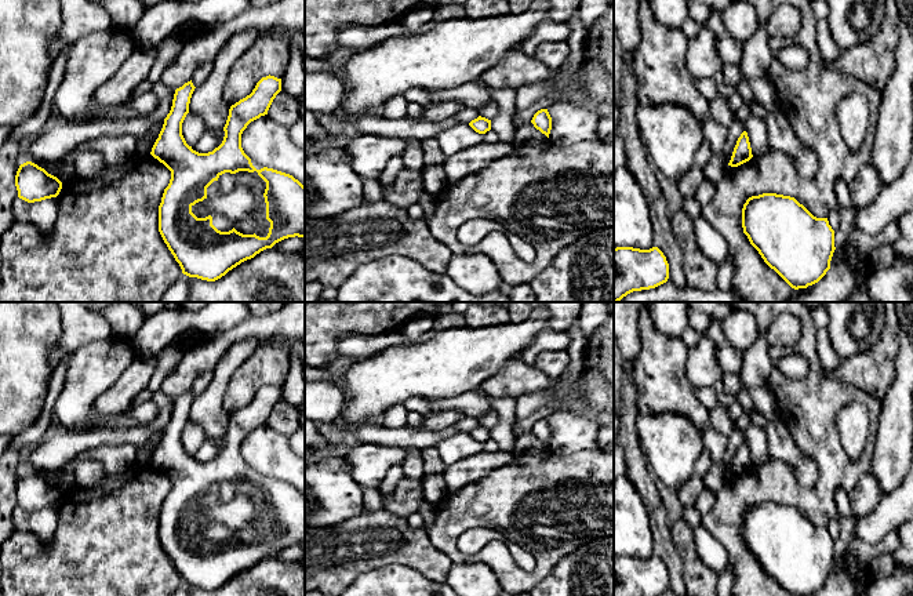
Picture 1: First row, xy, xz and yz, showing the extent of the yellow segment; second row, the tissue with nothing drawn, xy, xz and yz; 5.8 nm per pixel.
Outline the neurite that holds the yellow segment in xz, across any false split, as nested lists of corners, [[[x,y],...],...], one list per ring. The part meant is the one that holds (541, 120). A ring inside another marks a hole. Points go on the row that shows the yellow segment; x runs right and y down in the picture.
[[[548,109],[538,110],[531,123],[536,130],[539,130],[542,134],[545,134],[549,138],[550,130],[552,130],[552,117],[548,112]]]

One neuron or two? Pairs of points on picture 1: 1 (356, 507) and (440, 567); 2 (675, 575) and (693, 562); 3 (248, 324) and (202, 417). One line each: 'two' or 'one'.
1: two
2: two
3: two

